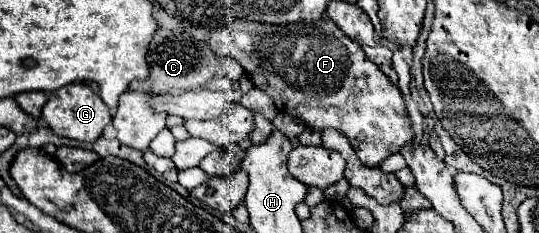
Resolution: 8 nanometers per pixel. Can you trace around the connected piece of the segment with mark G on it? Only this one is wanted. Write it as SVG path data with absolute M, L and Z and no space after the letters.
M69 84L49 94L49 100L43 108L43 120L57 136L73 138L79 142L95 142L103 128L111 122L111 112L99 94L93 92L87 84Z

